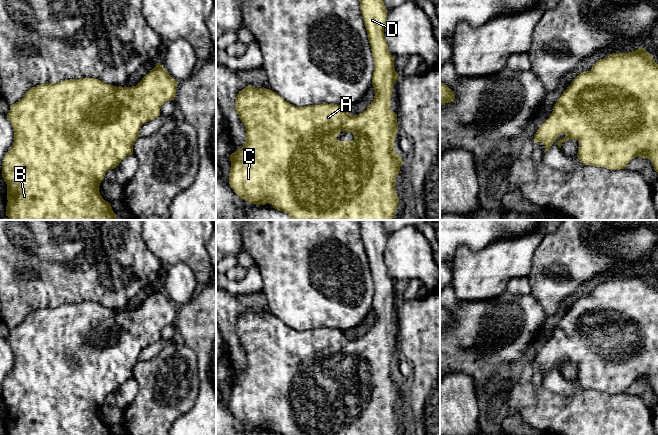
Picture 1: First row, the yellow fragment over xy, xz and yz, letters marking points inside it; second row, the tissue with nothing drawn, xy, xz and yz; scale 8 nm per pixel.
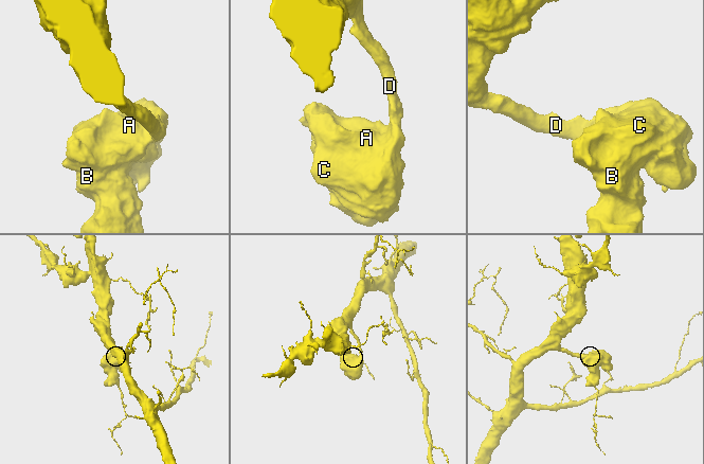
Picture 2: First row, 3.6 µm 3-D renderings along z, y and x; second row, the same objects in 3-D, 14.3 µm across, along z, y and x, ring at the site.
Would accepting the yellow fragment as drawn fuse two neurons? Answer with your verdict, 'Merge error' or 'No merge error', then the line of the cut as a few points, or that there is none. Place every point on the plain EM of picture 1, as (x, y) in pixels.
No merge error. No split

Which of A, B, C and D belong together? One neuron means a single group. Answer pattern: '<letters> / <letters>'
A B C D

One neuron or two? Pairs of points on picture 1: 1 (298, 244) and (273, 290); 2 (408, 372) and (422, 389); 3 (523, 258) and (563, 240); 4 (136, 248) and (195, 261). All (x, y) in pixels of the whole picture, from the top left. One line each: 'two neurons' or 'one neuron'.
1: one neuron
2: two neurons
3: two neurons
4: two neurons

